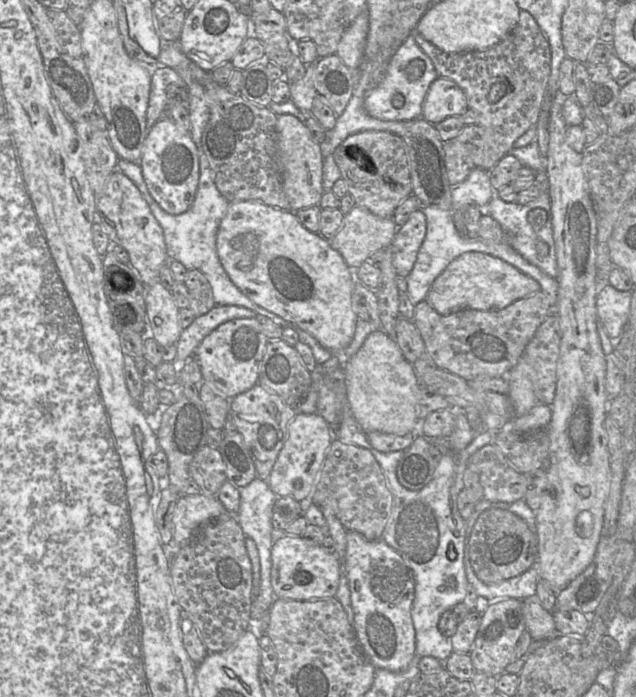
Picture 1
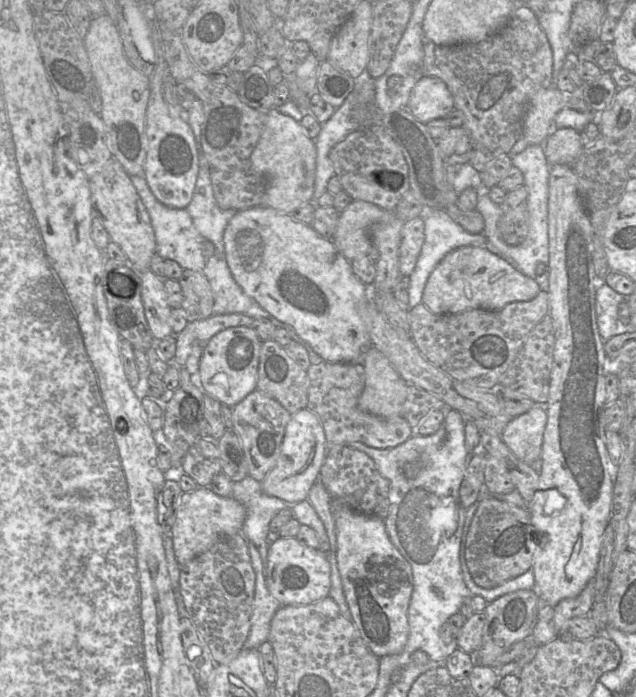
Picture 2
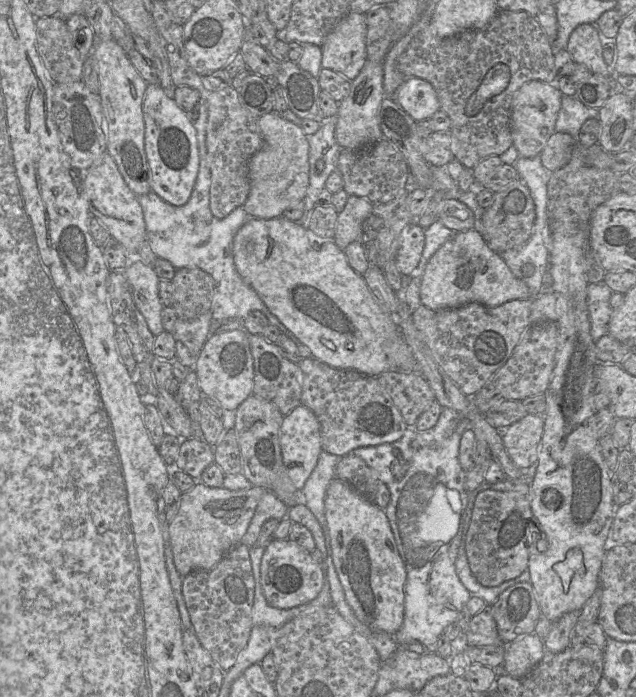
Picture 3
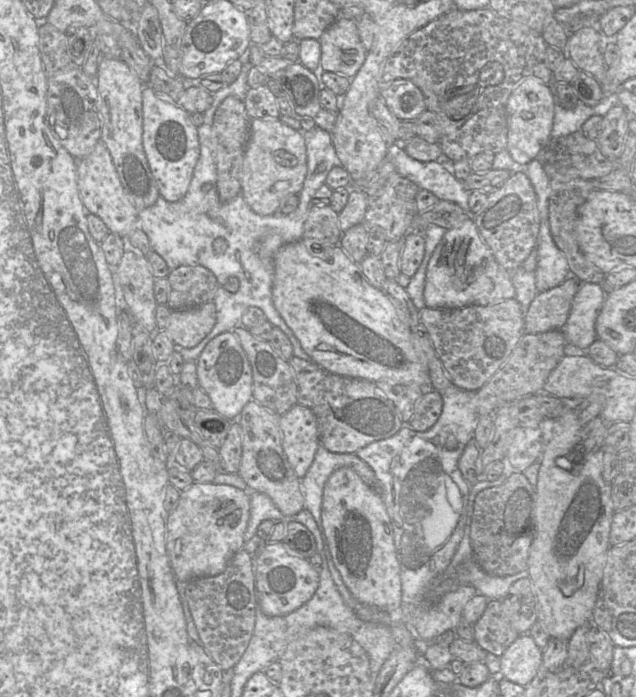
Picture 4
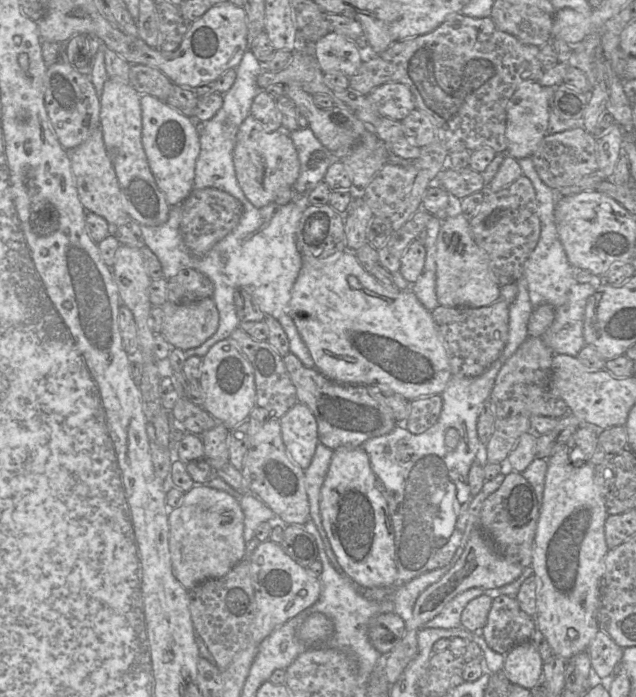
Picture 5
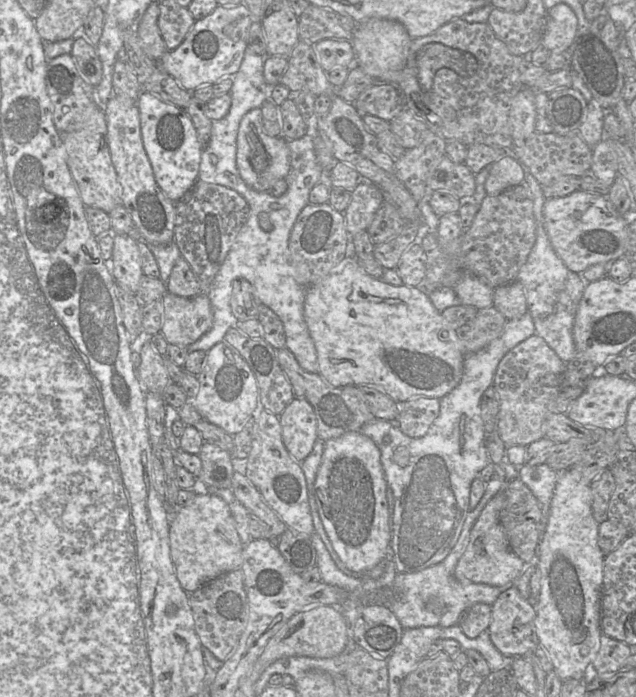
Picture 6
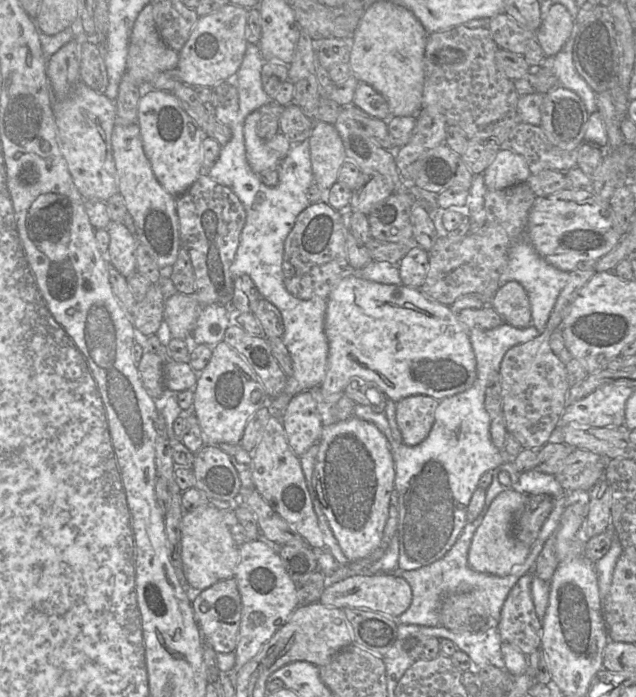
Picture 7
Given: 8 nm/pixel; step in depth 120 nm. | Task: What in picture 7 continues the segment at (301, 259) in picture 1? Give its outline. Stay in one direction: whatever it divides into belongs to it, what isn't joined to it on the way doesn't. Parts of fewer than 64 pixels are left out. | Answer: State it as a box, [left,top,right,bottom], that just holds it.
[320,274,476,403]

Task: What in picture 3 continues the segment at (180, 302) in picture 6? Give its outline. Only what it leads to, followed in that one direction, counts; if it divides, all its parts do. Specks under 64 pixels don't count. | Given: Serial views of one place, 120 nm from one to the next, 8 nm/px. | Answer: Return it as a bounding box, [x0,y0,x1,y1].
[171,310,211,356]

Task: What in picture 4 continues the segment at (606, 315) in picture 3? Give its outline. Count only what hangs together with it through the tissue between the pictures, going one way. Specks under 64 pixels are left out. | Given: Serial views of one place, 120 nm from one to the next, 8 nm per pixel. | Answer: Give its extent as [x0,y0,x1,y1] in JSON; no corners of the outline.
[562,284,605,350]

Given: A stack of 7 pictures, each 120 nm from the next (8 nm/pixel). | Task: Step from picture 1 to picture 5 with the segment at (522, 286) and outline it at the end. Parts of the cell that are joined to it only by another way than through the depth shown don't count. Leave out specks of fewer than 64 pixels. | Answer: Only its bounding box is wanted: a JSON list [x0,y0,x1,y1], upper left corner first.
[436,208,501,308]

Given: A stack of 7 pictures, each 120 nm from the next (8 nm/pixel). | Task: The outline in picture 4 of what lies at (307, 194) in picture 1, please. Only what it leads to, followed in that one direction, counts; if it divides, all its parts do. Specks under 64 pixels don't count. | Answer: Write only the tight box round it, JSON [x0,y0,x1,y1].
[241,119,306,216]

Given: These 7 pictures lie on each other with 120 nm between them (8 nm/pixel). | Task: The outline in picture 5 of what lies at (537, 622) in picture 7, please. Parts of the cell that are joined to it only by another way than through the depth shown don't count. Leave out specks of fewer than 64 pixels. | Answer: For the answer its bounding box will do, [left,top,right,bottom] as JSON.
[480,595,536,655]

